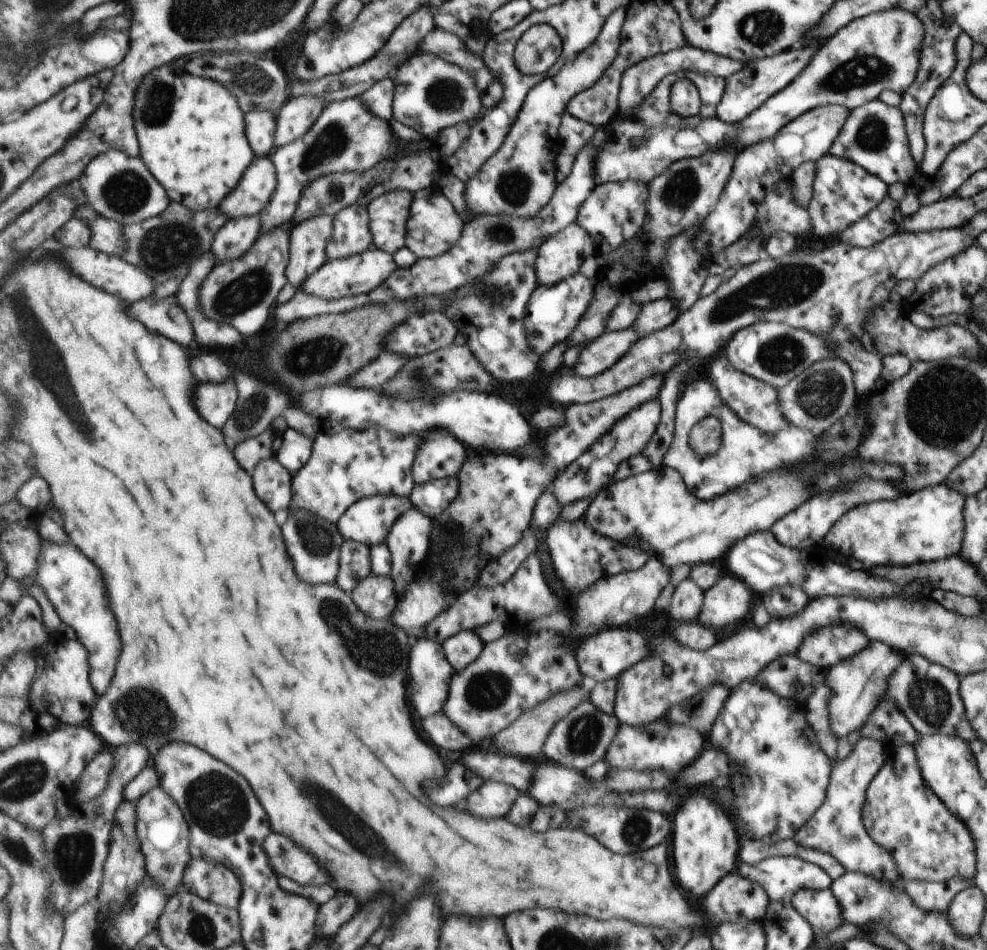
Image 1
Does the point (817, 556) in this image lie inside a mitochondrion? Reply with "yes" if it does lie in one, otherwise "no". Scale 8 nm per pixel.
no

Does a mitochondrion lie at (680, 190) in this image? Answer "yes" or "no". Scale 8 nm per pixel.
yes

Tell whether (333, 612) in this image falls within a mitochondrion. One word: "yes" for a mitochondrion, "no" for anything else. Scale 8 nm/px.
yes

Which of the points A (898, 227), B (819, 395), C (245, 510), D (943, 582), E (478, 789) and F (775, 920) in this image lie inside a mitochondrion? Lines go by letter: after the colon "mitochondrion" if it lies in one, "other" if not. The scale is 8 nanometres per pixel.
A: other
B: mitochondrion
C: other
D: other
E: other
F: other

